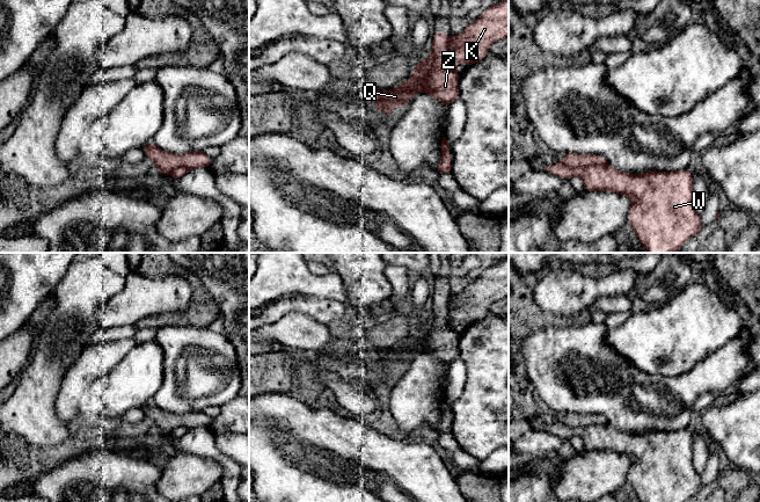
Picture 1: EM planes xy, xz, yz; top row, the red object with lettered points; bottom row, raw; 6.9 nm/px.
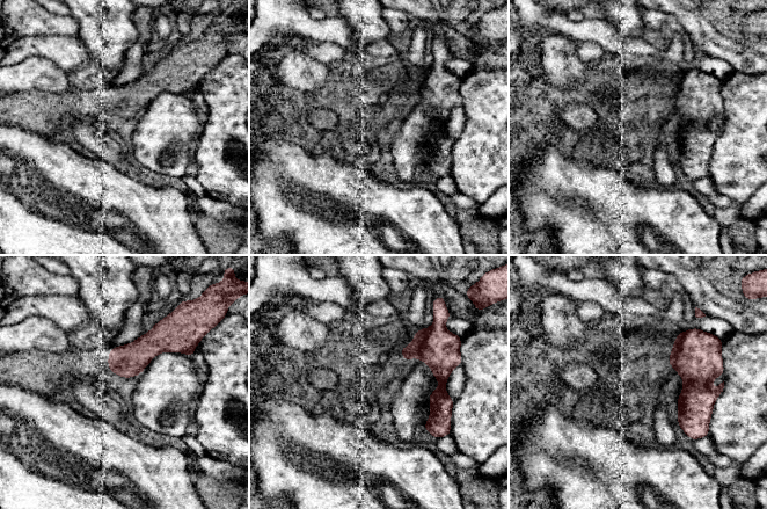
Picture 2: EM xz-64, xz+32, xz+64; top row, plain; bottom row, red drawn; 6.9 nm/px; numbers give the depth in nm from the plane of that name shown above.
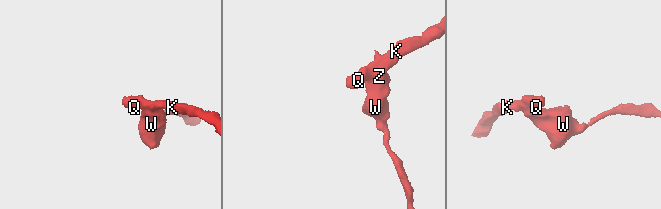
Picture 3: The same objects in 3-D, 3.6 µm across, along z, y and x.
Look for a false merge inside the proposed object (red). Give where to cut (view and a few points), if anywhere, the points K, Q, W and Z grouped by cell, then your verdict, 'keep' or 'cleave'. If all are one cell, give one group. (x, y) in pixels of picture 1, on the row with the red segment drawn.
cut in yz along (561, 161), (570, 167), (606, 164); K Q / W Z; cleave

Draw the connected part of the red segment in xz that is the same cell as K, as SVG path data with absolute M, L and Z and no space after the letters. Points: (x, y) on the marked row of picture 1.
M509 0L483 9L482 15L468 24L462 31L448 41L446 66L454 71L454 66L463 63L470 66L487 57L489 48L497 41L509 36Z

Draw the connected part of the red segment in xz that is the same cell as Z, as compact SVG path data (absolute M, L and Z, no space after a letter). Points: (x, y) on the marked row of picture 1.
M434 29L432 52L434 54L434 68L429 77L429 87L422 92L437 99L448 107L452 102L461 99L459 93L460 73L446 66L450 37Z

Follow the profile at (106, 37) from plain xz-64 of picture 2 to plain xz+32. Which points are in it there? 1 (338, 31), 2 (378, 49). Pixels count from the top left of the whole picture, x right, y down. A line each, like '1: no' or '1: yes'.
1: no
2: no

